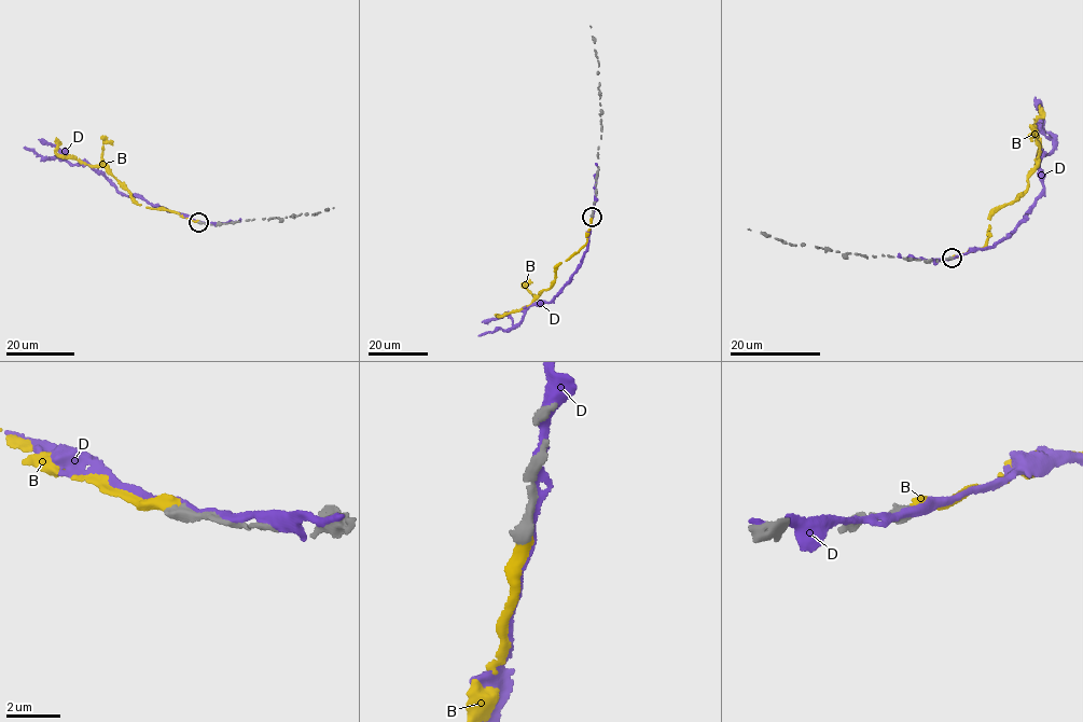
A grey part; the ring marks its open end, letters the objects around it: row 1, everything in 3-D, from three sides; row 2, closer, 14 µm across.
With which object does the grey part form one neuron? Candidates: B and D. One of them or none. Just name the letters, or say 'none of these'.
B

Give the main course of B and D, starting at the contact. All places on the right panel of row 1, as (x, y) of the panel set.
B: (952, 259), (984, 247), (991, 216), (1023, 196), (1038, 160), (1040, 146), (1033, 133), (1040, 116), (1039, 105)
D: (947, 259), (994, 247), (1012, 234), (1040, 197), (1043, 188), (1038, 174), (1054, 138), (1041, 127), (1041, 102)

